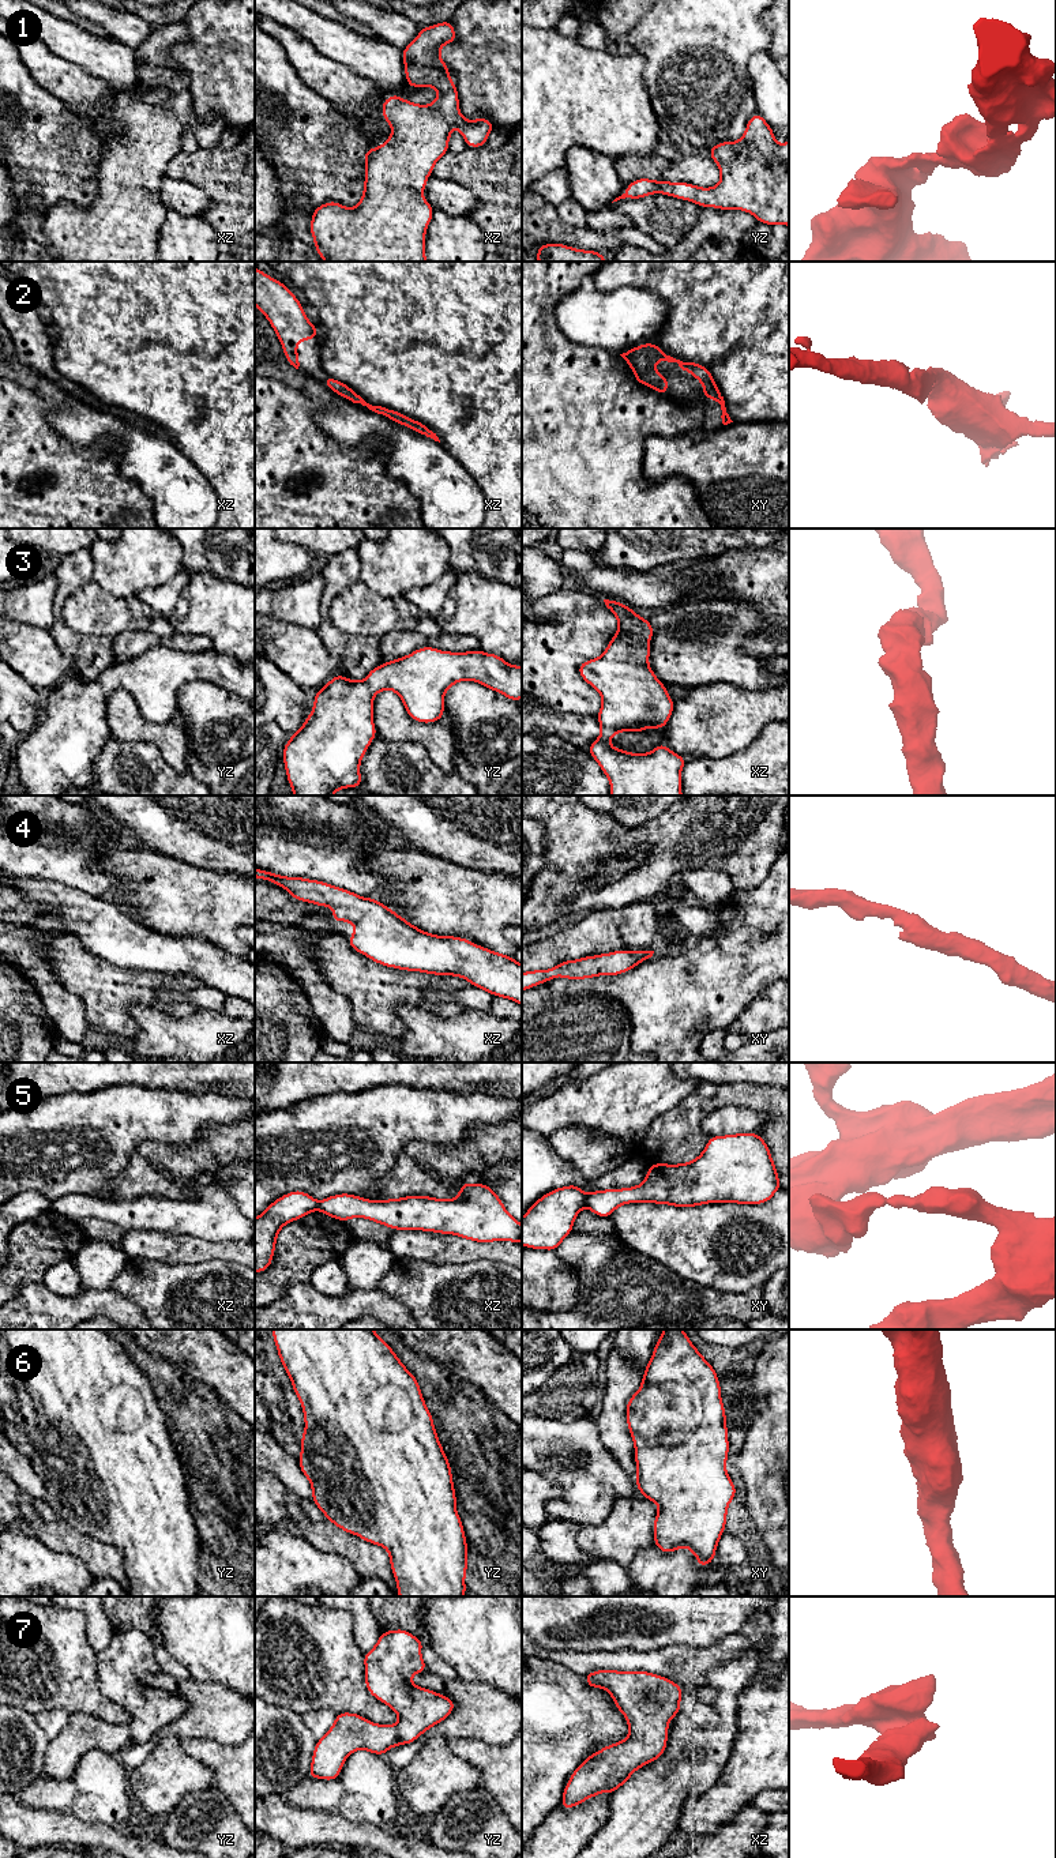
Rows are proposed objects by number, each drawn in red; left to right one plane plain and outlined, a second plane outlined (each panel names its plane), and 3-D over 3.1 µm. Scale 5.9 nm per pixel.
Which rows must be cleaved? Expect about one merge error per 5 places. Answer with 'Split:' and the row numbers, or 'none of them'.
Split: 5

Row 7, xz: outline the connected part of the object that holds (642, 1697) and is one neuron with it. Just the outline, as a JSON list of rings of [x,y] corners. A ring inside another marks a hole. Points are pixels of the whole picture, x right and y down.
[[[597,1670],[585,1675],[587,1686],[610,1693],[628,1722],[630,1735],[591,1753],[570,1776],[563,1809],[571,1809],[604,1791],[613,1794],[643,1765],[659,1759],[668,1741],[668,1726],[680,1714],[683,1688],[658,1674]]]

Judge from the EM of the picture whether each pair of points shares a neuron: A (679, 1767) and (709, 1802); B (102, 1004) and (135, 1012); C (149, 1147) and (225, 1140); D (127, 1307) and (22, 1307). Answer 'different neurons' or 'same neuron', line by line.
A: different neurons
B: different neurons
C: same neuron
D: same neuron

